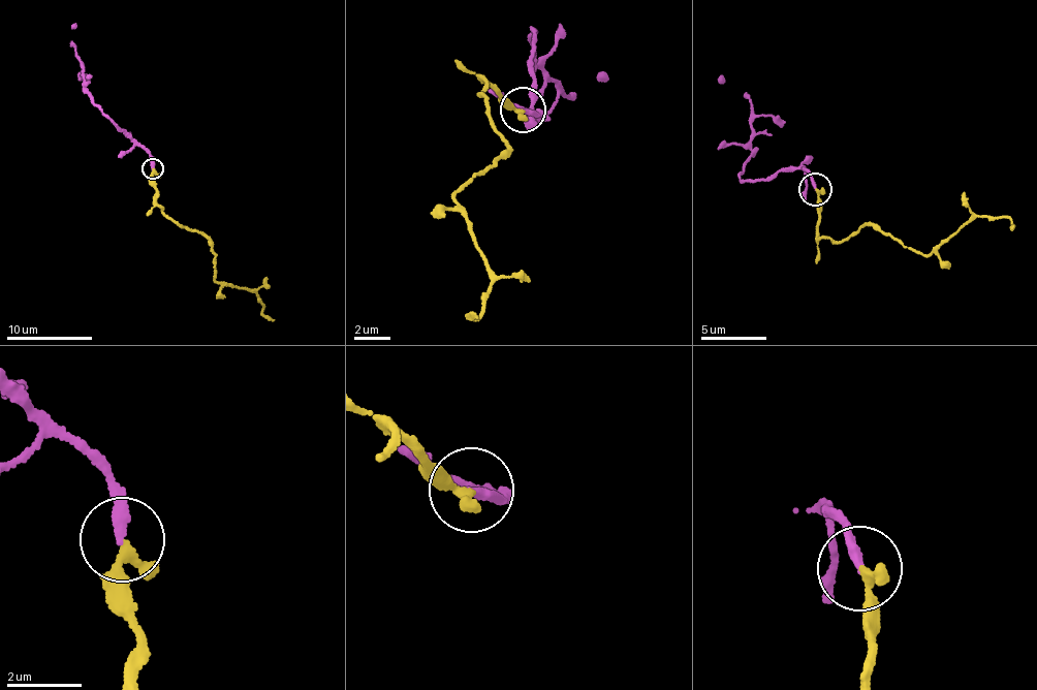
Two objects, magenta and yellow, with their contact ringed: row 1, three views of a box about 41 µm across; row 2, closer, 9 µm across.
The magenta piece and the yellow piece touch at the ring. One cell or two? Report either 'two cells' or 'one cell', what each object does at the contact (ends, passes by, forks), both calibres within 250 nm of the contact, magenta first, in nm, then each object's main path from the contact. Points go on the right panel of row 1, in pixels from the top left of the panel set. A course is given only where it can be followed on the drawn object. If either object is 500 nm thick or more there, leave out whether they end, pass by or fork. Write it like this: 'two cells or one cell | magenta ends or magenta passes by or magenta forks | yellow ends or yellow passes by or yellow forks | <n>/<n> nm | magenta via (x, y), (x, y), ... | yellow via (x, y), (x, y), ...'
one cell | magenta ends | yellow passes by | 280/190 nm | magenta via (815, 190), (809, 173), (799, 169), (740, 179), (750, 151), (751, 99), (724, 82), (720, 73) | yellow via (815, 190), (818, 238), (838, 242), (873, 223), (925, 255), (973, 219), (990, 214), (1010, 220), (1011, 228)

